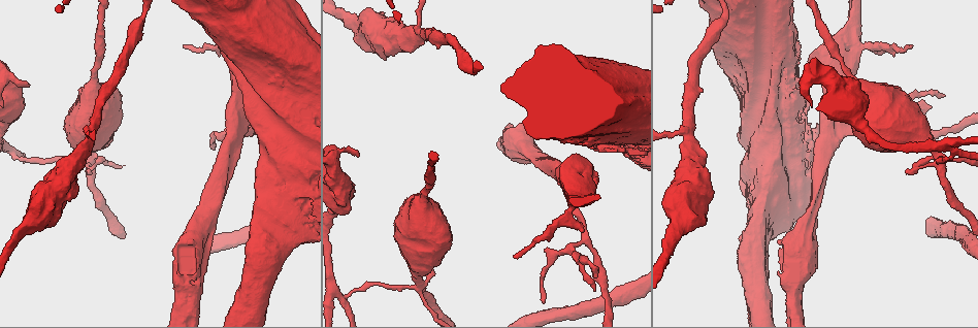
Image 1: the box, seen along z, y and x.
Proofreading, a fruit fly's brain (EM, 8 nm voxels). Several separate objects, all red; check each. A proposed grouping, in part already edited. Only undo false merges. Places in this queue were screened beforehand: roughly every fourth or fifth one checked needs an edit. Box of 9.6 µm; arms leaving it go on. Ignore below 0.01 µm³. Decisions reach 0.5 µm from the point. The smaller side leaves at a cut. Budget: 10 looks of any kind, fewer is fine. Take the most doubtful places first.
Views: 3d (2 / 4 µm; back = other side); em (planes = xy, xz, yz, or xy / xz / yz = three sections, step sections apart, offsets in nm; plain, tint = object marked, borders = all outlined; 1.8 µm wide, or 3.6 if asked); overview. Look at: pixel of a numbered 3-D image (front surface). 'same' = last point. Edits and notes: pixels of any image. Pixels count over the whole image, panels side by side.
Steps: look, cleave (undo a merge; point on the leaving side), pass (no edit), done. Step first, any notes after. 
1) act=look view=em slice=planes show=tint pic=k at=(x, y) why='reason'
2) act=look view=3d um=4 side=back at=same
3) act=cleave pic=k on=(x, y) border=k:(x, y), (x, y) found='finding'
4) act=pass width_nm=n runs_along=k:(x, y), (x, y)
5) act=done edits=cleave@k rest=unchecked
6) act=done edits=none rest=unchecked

act=look view=em slice=yz step=8 show=borders pic=1 at=(88, 160)

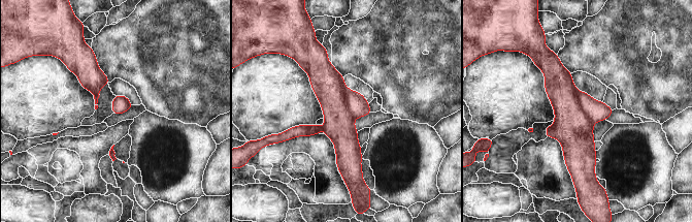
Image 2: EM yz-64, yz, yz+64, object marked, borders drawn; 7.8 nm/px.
act=look view=em slice=planes show=borders at=same

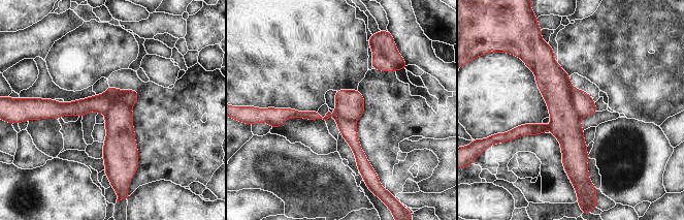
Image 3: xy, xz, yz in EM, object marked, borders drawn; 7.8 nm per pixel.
act=cleave pic=3 on=(585, 106) found='a second neuron is stuck on'

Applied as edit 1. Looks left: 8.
act=look view=overview why='redraw'

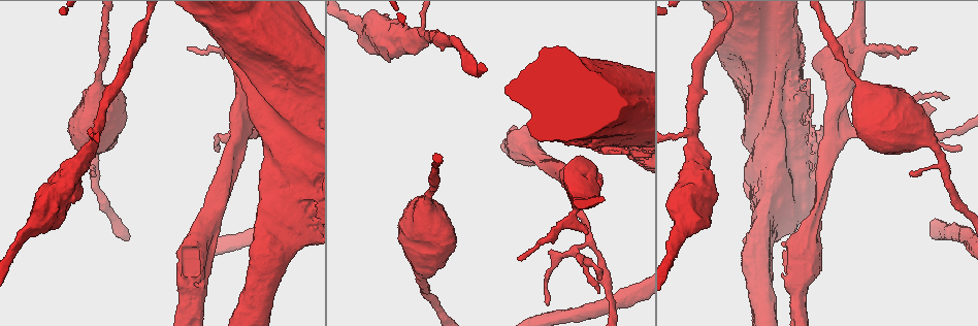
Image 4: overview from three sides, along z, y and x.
act=look view=em slice=planes show=tint pic=4 at=(835, 144) why='calibre changes'

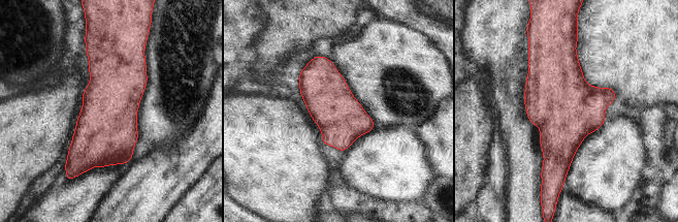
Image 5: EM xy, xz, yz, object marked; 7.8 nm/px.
act=pass width_nm=380 found='continuous, no second neuron'

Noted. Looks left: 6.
act=look view=em um=3.6 slice=xz step=8 show=tint pic=4 at=(695, 212) why='sudden change in width'

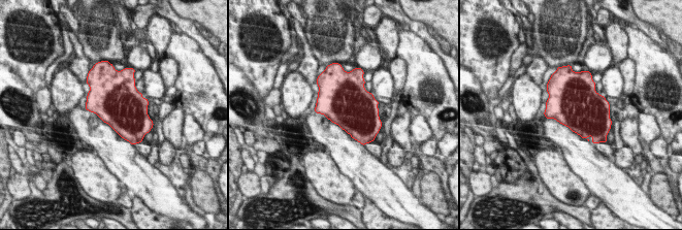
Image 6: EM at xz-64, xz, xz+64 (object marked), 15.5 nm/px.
act=look view=em um=3.6 slice=yz step=8 show=tint at=same

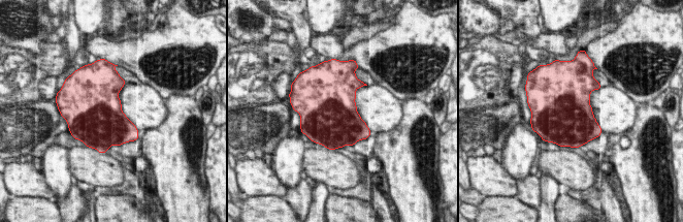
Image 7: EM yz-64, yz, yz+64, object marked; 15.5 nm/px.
act=pass found='one neuron here'

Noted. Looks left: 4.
act=done edits=cleave@3 rest=unchecked

